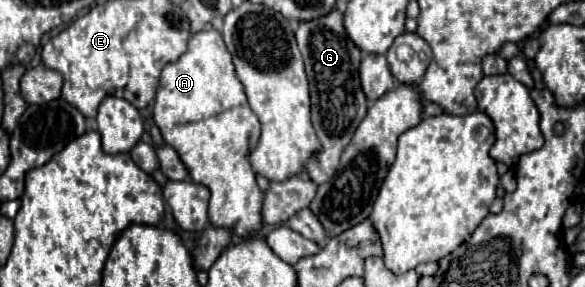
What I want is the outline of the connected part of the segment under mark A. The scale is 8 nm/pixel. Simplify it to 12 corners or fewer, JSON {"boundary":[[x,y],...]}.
{"boundary":[[216,29],[162,69],[154,123],[208,215],[256,233],[260,123]]}

